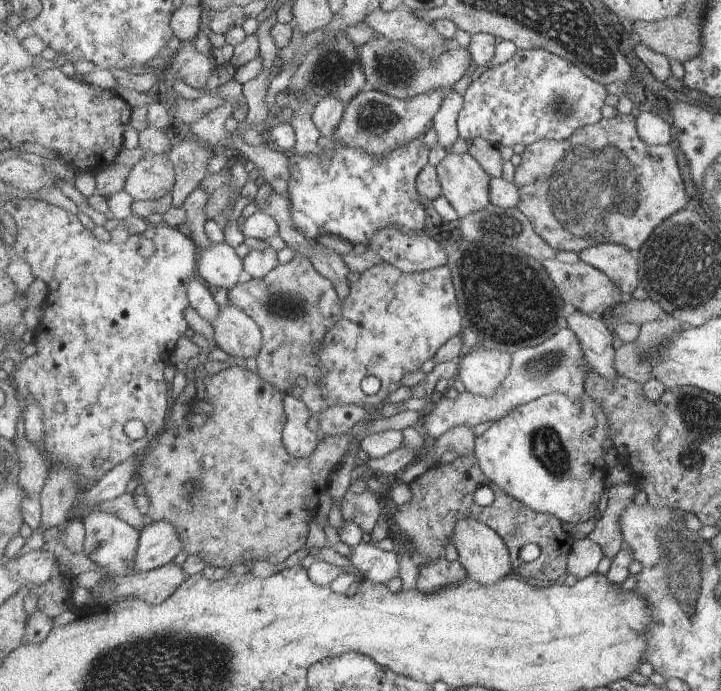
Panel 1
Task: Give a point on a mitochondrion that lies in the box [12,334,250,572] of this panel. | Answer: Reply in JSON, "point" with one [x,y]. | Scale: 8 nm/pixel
{"point":[196,489]}

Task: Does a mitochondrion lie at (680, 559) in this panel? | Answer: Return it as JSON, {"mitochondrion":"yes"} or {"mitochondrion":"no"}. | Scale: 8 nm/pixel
{"mitochondrion":"yes"}

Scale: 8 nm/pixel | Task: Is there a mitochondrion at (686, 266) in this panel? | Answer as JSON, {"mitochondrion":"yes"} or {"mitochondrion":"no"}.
{"mitochondrion":"yes"}

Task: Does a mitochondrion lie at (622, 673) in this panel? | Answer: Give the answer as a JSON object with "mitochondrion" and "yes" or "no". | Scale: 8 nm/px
{"mitochondrion":"no"}

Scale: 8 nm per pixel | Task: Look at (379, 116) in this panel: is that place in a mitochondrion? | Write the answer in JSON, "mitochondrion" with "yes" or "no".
{"mitochondrion":"yes"}

